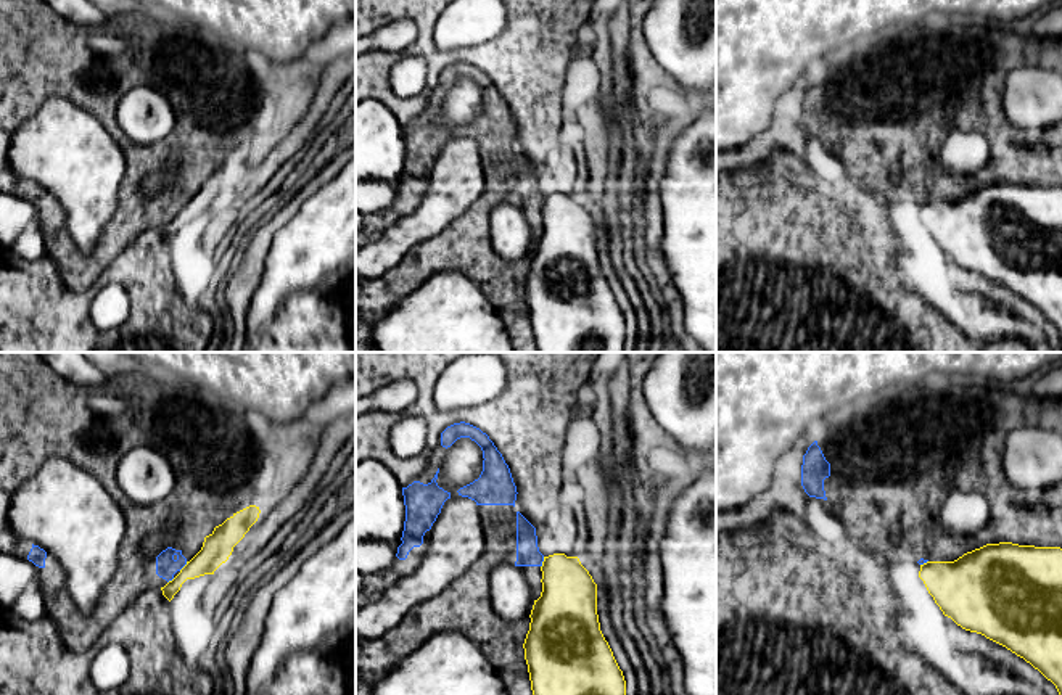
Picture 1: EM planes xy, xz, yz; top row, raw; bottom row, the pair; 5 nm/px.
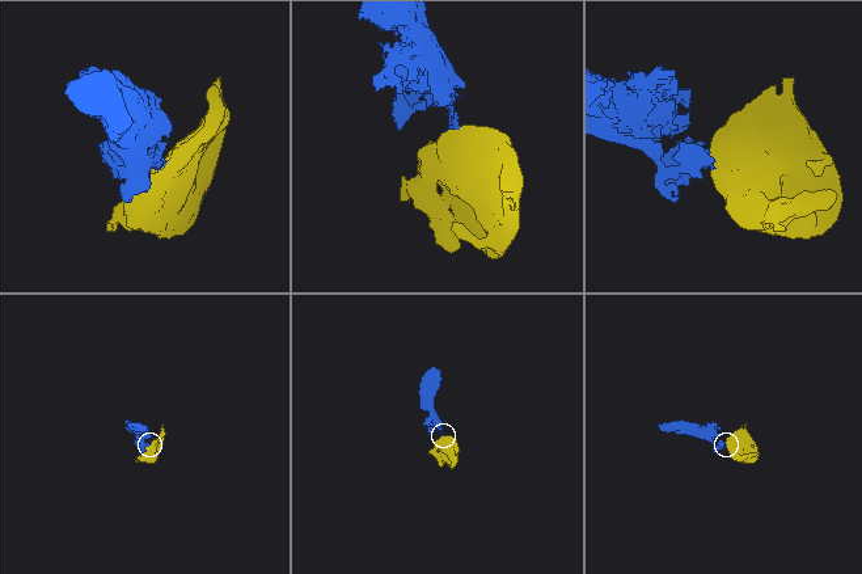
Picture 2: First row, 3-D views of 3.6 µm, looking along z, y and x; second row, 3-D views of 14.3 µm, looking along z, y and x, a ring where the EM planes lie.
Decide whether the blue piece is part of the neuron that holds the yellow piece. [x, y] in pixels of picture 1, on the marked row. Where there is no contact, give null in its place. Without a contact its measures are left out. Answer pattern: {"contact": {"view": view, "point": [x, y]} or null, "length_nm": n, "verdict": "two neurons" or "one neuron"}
{"contact": {"view": "xz", "point": [543, 562]}, "length_nm": 60, "verdict": "two neurons"}

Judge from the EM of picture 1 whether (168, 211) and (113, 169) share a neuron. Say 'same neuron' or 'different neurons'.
different neurons

